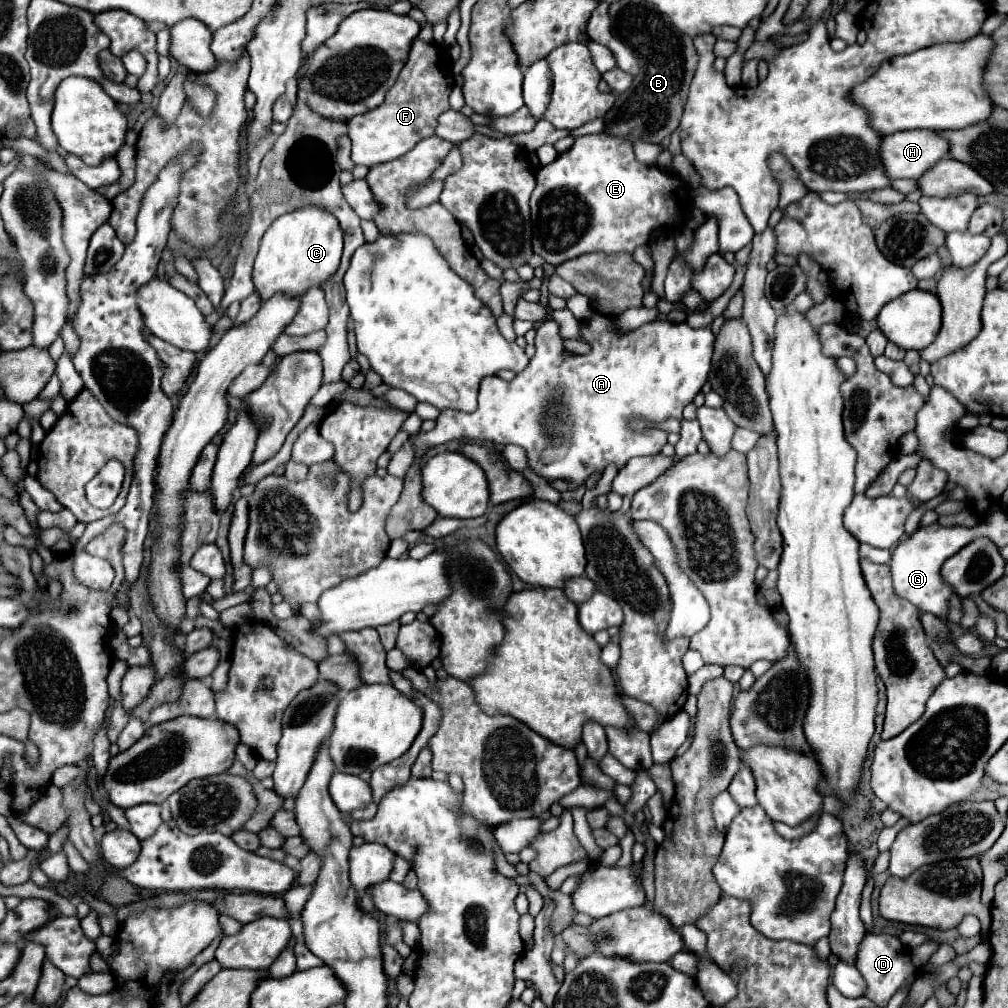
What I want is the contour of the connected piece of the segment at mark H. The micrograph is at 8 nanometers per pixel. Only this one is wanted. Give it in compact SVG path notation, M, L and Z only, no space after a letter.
M901 131L881 143L881 161L891 179L919 179L949 153L949 141L939 131Z

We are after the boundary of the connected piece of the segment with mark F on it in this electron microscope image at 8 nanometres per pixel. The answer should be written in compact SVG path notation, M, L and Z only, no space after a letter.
M421 39L413 41L409 61L401 69L397 83L389 89L385 101L367 113L355 115L347 121L349 137L353 141L351 159L355 165L373 167L379 163L393 161L407 151L411 151L417 141L431 137L437 125L437 115L449 109L449 93L455 85L449 55L437 43L425 43Z

